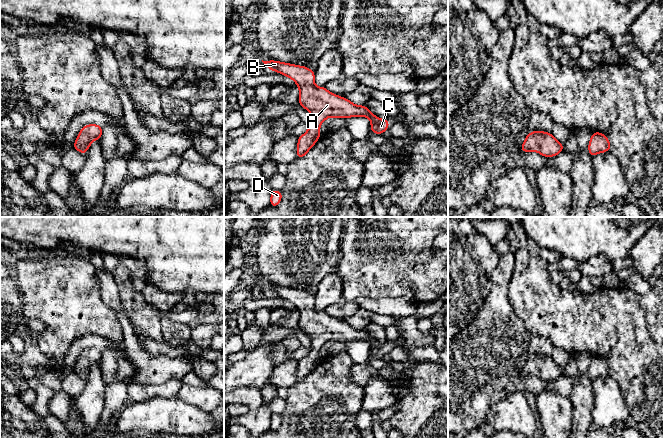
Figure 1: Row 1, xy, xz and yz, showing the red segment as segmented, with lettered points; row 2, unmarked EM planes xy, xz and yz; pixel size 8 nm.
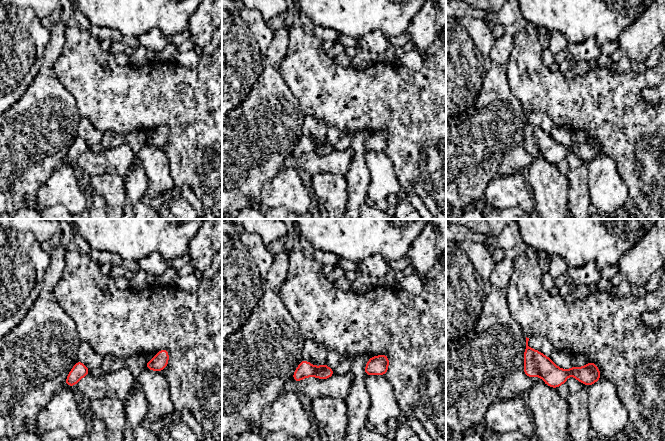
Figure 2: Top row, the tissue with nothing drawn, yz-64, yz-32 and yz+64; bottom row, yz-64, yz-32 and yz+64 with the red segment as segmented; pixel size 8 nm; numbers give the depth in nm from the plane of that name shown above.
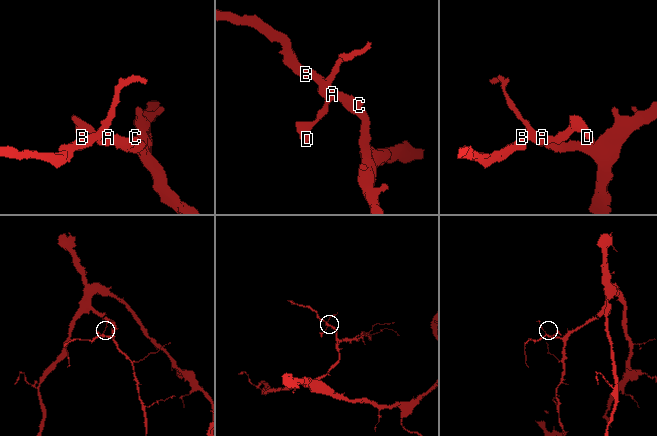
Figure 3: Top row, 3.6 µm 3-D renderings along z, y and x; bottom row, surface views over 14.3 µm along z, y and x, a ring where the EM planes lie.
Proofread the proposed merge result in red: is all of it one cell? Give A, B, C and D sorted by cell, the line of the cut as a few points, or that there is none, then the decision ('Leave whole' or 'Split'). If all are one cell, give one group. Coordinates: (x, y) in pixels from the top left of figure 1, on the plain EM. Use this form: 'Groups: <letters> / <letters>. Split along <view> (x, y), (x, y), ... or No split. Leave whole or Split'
Groups: A B C D. No split. Leave whole

